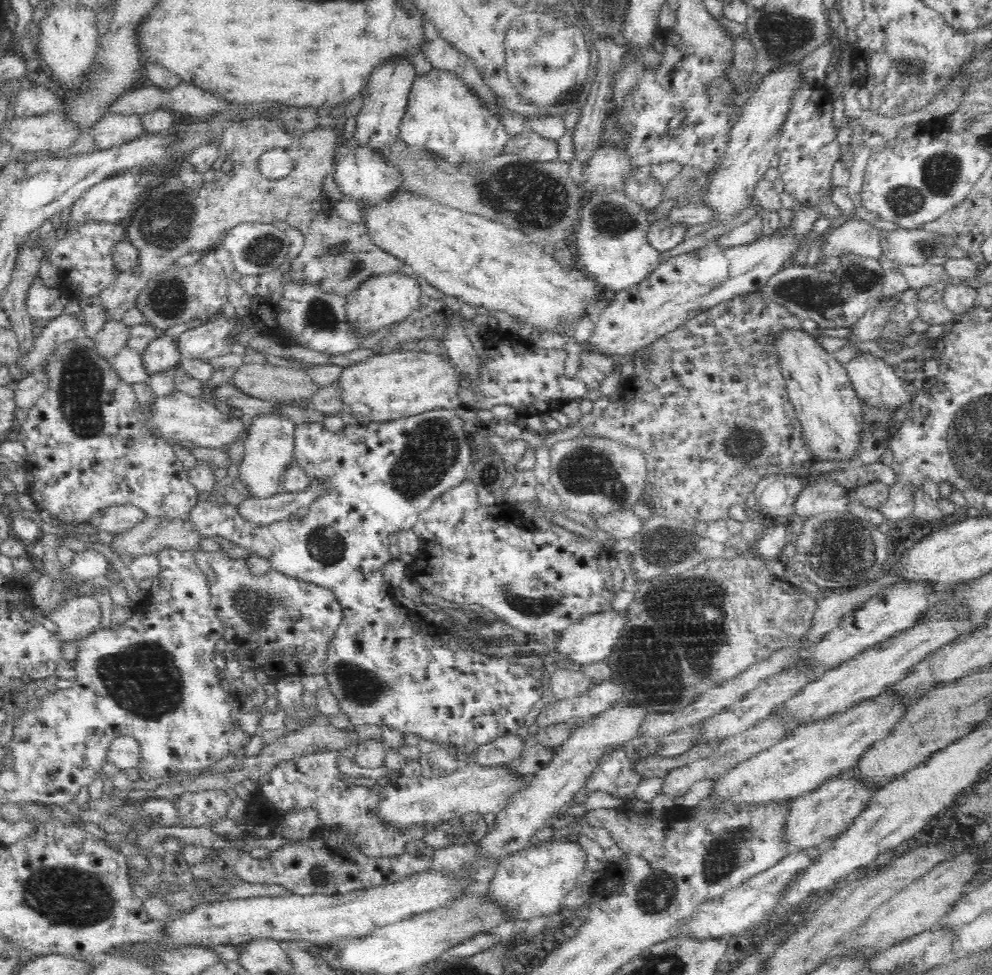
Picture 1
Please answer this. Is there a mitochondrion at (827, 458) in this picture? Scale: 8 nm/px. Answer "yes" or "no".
no

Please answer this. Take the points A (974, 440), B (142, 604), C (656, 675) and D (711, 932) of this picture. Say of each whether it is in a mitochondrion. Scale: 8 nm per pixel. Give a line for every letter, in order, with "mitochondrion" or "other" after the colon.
A: mitochondrion
B: other
C: mitochondrion
D: other

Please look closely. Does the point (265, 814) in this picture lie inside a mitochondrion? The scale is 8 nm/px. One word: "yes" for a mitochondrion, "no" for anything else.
no

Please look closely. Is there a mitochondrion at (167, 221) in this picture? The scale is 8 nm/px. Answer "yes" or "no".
yes

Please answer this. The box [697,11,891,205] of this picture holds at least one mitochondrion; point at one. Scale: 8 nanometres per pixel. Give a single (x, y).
(781, 33)

